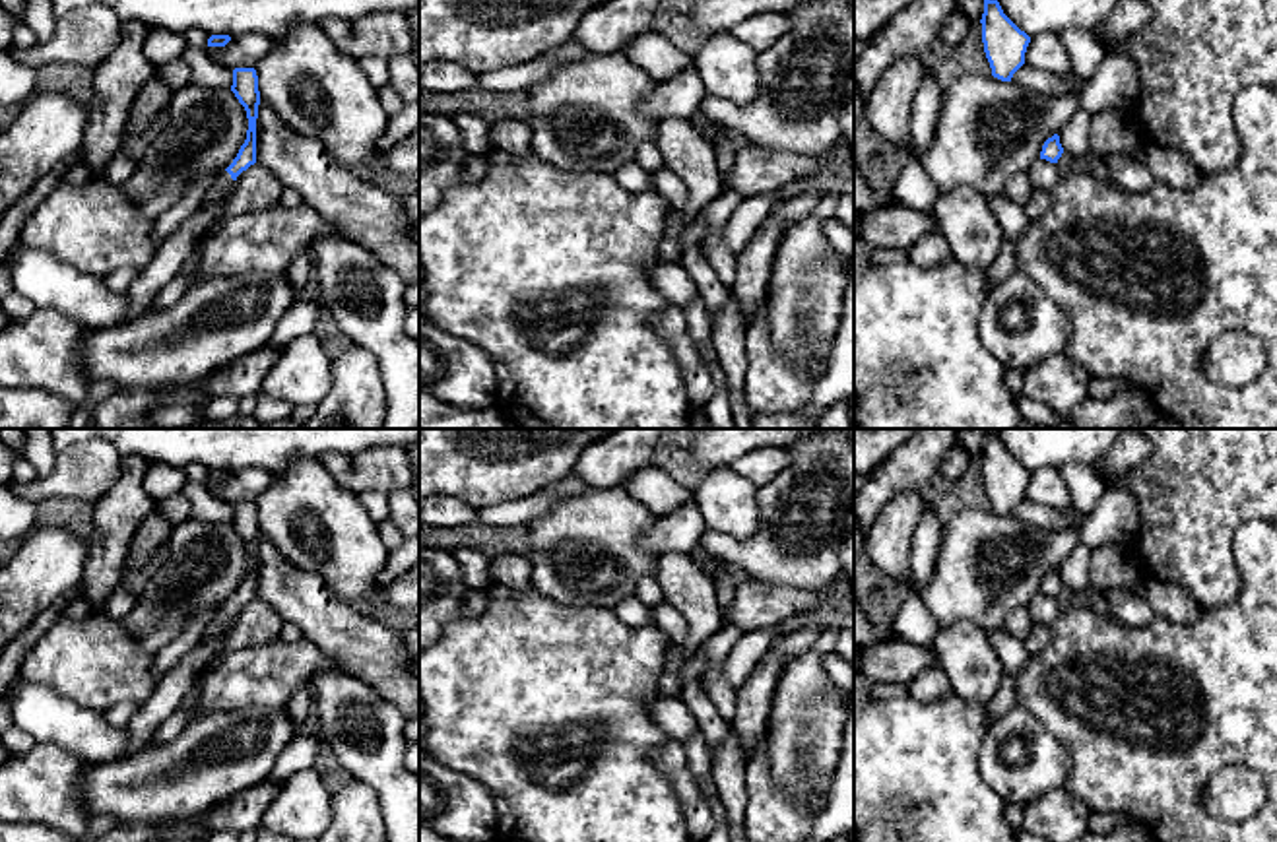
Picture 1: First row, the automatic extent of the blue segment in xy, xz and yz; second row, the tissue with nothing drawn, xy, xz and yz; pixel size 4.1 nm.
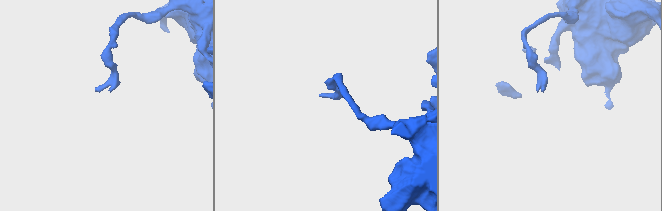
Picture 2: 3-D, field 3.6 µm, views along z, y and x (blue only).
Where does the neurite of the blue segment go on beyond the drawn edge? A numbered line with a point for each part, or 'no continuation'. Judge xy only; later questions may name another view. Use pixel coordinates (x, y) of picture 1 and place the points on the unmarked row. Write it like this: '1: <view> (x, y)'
1: xy (224, 615)

